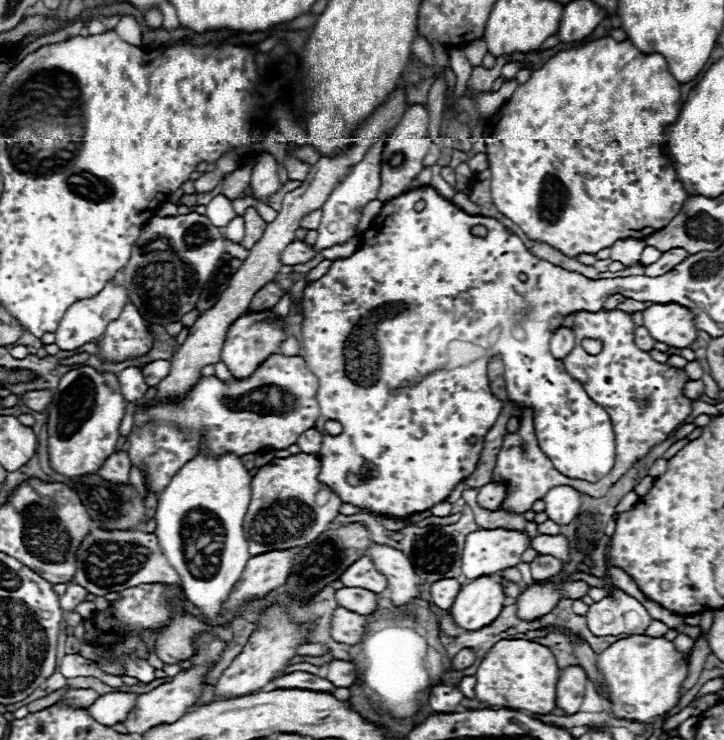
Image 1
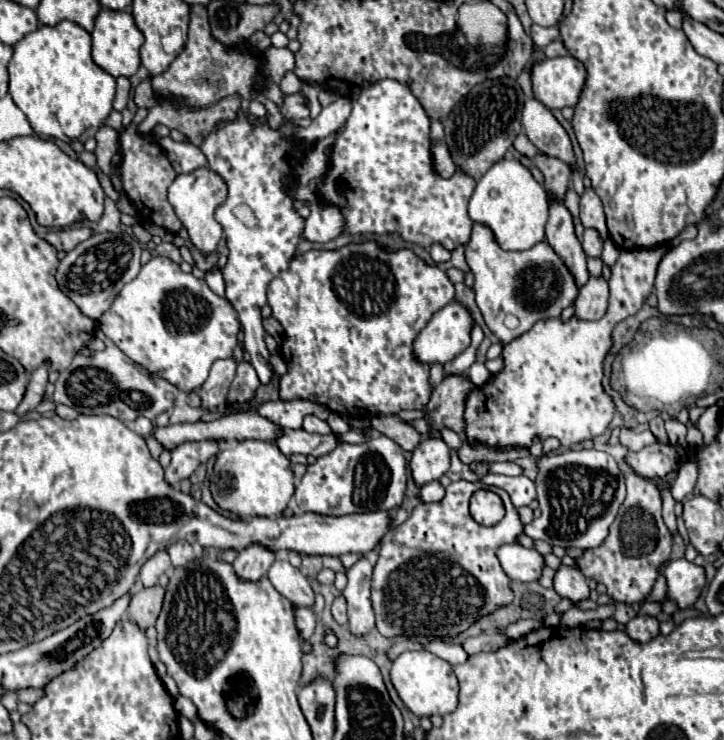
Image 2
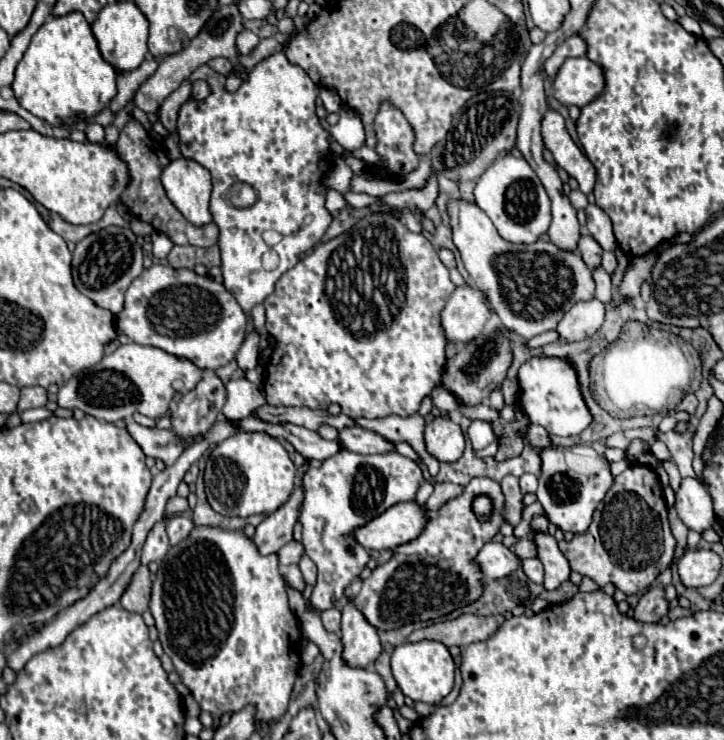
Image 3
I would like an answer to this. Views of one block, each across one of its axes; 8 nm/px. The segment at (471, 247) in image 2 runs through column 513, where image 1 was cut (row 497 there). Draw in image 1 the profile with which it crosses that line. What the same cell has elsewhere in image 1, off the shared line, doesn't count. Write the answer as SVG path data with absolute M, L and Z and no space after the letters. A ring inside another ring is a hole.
M294 454L288 458L276 458L262 466L252 478L252 500L244 516L244 534L248 542L248 552L252 556L284 550L294 546L304 546L316 540L330 522L338 516L342 498L326 484L318 482L320 460L314 454Z

